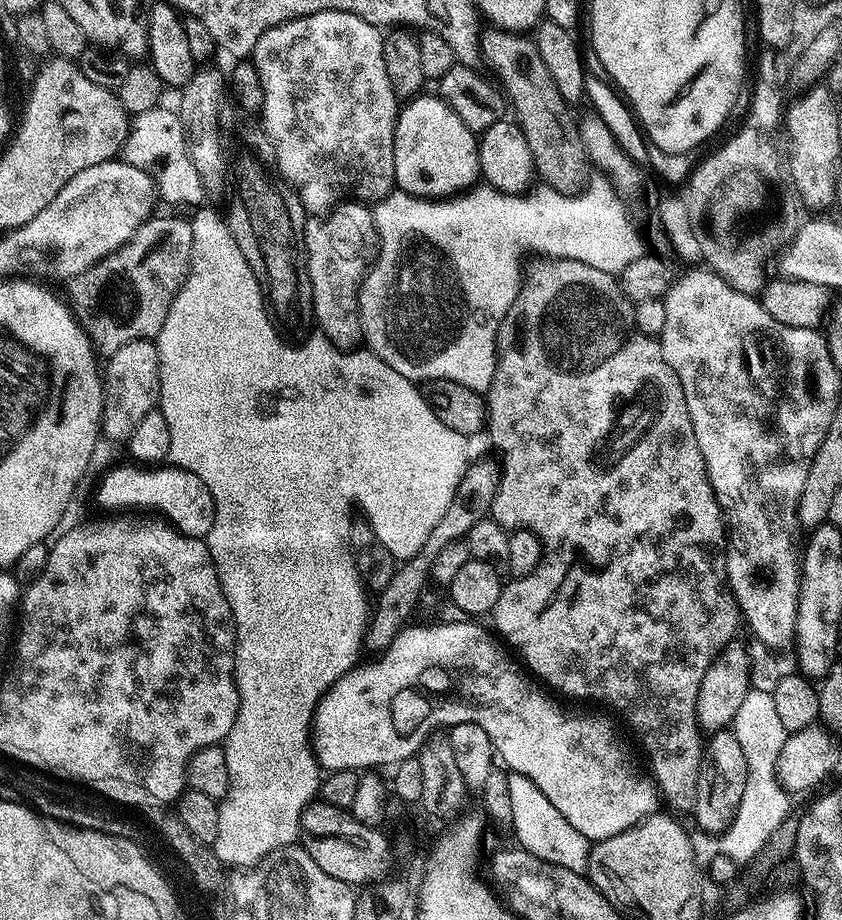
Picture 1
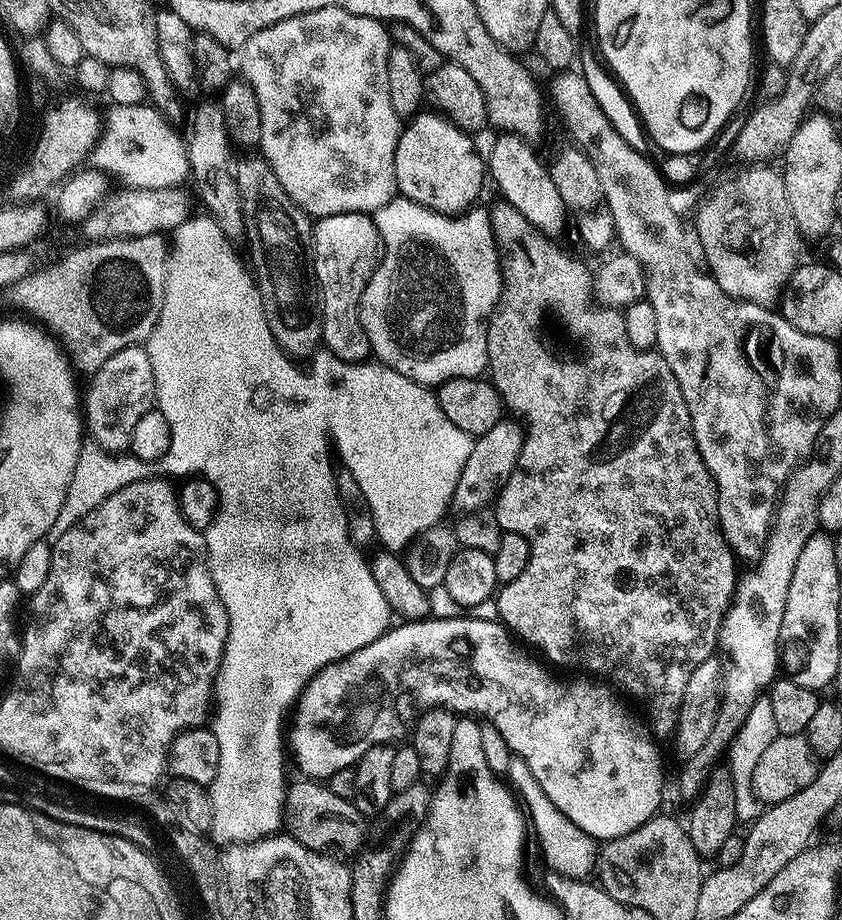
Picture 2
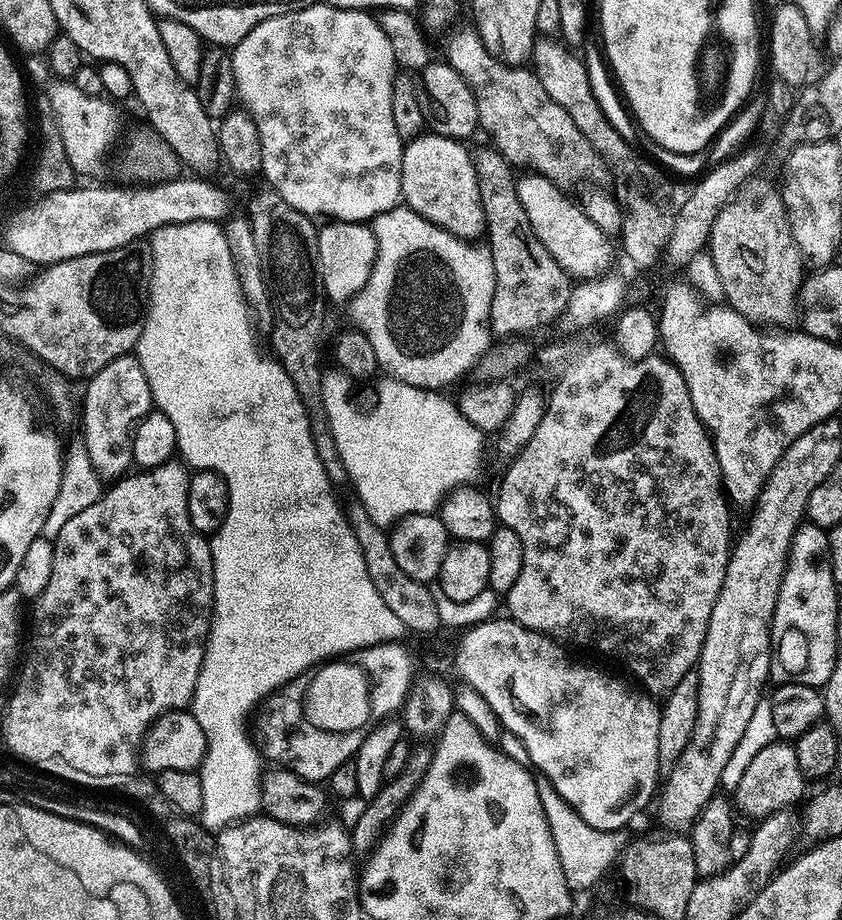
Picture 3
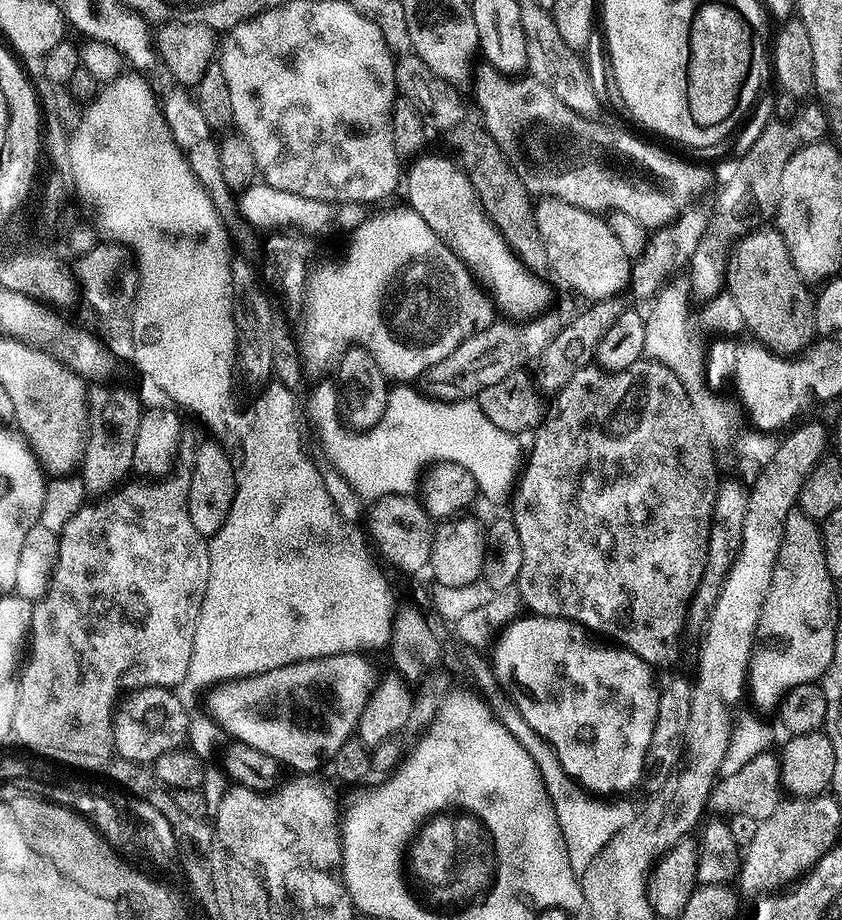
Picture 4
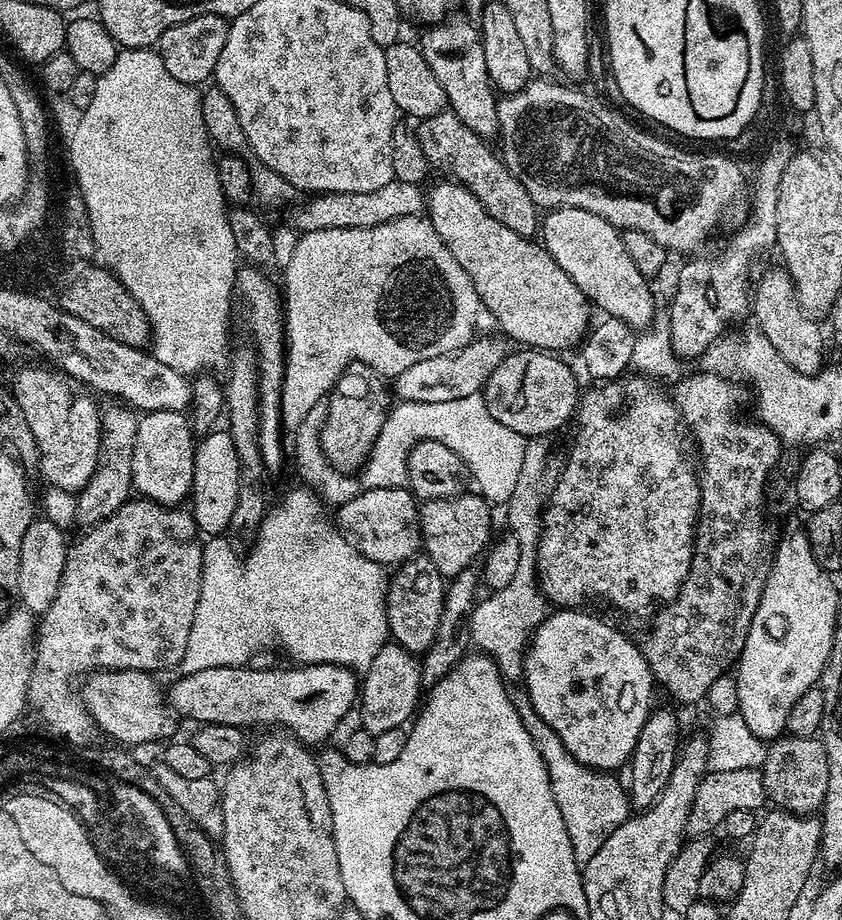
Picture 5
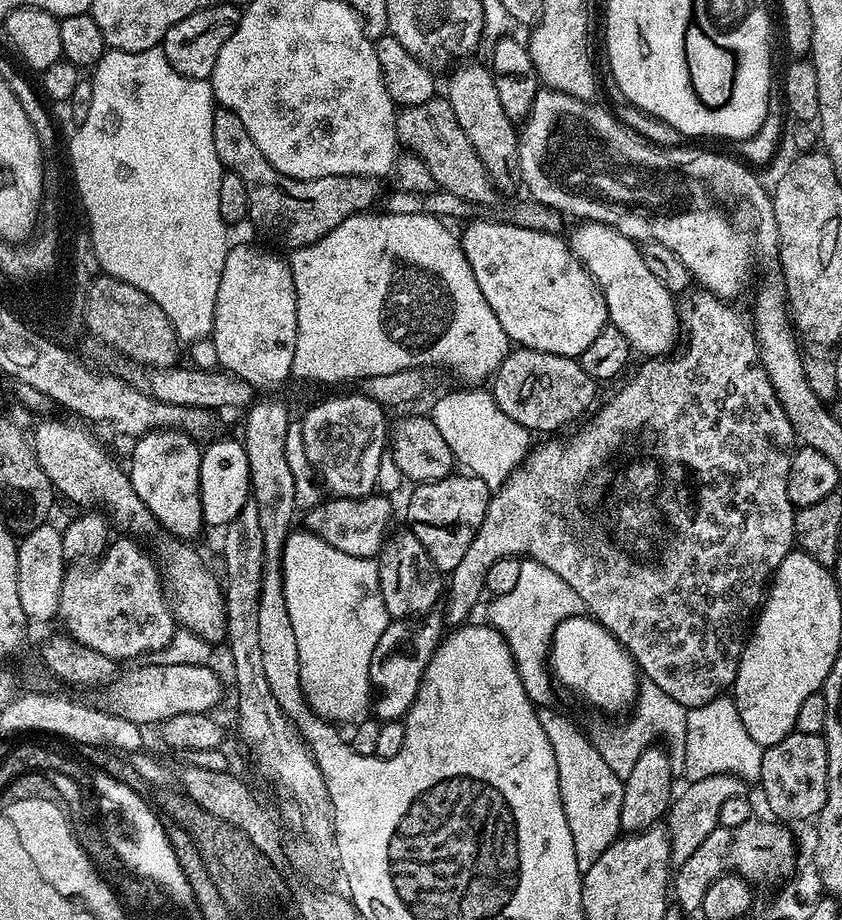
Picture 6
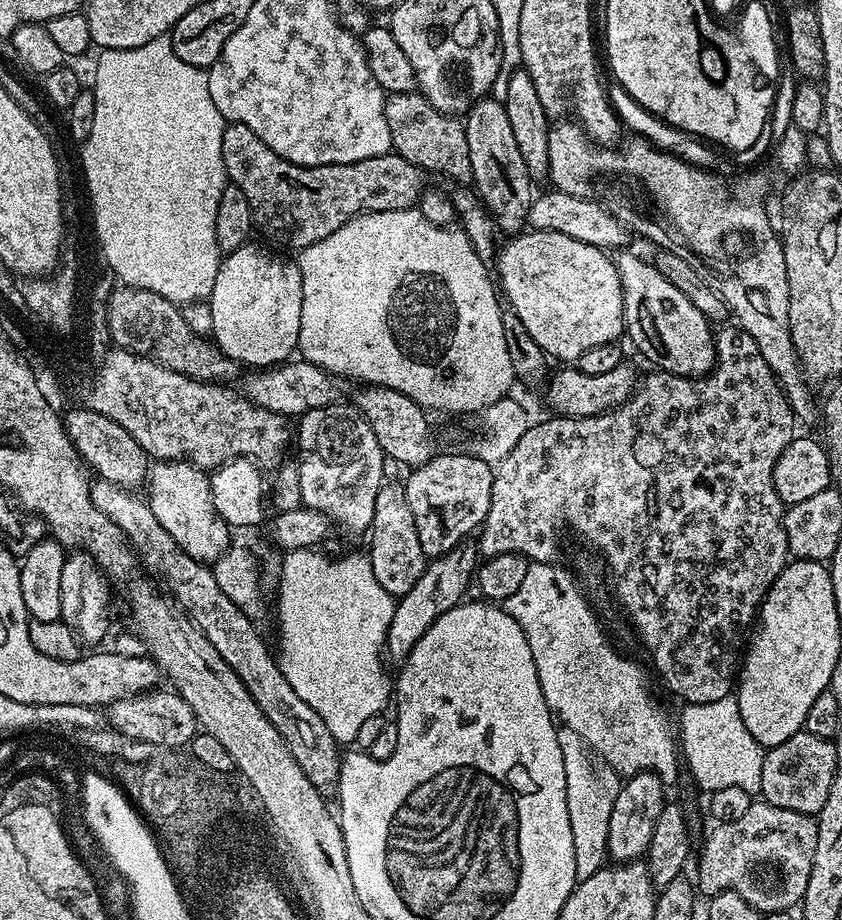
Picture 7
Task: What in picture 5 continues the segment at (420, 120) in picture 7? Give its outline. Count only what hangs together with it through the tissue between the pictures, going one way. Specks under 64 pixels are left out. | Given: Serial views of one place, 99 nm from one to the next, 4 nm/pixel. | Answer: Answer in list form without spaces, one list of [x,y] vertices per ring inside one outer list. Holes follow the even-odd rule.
[[[445,110],[434,114],[430,118],[419,121],[414,131],[418,142],[422,145],[422,154],[426,154],[429,165],[436,168],[447,179],[462,185],[502,226],[510,226],[514,234],[529,238],[537,235],[542,224],[542,216],[538,206],[530,198],[526,186],[518,182],[516,175],[505,166],[503,159],[492,150],[485,137],[474,134],[462,118],[458,118],[451,110]],[[537,212],[537,213],[536,213]],[[536,232],[536,233],[535,233]]]

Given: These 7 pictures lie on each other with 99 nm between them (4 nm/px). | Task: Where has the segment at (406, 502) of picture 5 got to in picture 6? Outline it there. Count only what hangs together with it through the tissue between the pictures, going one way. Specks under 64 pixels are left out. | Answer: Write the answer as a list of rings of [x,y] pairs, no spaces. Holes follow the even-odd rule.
[[[384,494],[363,496],[357,500],[341,496],[325,499],[303,513],[303,527],[318,538],[322,538],[322,542],[330,542],[334,550],[342,550],[342,554],[379,557],[384,541],[388,539],[390,529],[393,527],[392,504],[387,500],[389,499],[387,495],[384,495],[385,497],[380,495]]]

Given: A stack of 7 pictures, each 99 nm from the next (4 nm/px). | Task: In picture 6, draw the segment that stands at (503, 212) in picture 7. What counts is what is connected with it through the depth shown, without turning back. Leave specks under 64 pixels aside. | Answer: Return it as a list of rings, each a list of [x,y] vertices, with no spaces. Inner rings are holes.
[[[460,62],[451,69],[452,77],[448,80],[446,98],[454,110],[454,118],[458,118],[458,126],[466,130],[466,138],[478,150],[478,158],[482,158],[482,166],[490,174],[501,193],[512,192],[520,184],[520,167],[518,166],[517,125],[502,110],[502,102],[498,99],[498,89],[494,86],[491,67],[480,64]]]

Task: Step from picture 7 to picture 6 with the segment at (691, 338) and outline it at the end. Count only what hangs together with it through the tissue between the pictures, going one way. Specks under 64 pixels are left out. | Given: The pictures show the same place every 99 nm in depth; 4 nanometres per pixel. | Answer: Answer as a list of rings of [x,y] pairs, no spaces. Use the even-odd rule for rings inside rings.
[[[580,222],[570,235],[570,247],[585,270],[596,279],[608,307],[611,327],[626,334],[629,345],[648,358],[660,358],[671,353],[676,336],[681,335],[677,297],[642,262],[640,244],[608,224]]]

